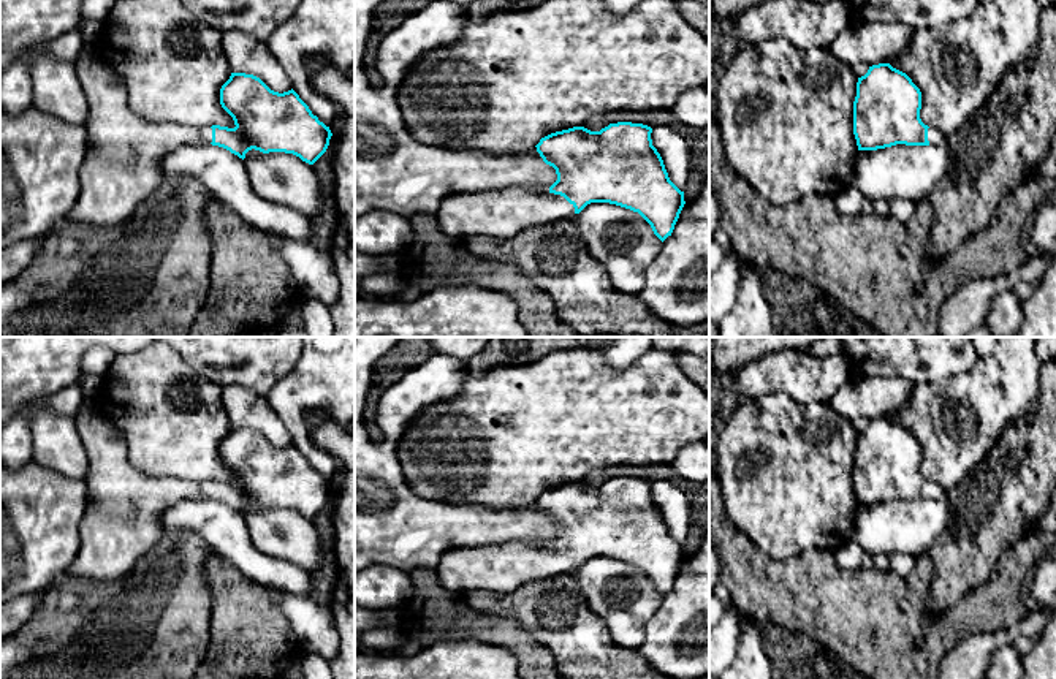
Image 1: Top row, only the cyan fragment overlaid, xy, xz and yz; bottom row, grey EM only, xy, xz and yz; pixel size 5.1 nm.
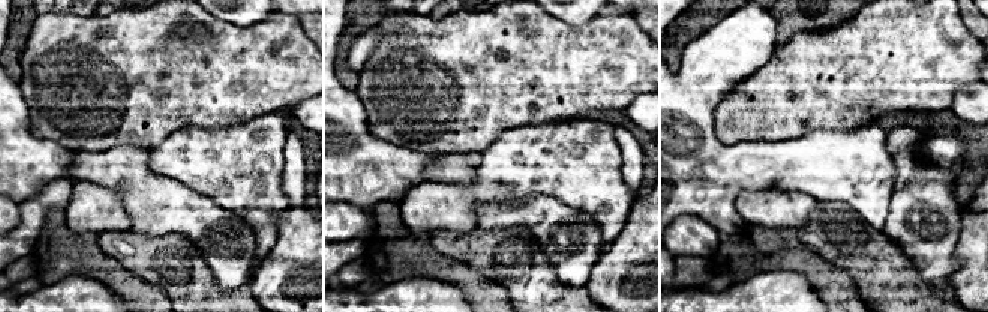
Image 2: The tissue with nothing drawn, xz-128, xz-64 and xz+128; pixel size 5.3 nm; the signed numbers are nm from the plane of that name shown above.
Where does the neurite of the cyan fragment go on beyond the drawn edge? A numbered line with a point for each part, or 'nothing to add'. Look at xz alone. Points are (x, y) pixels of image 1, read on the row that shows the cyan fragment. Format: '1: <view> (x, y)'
1: xz (501, 214)

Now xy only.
1: xy (121, 171)

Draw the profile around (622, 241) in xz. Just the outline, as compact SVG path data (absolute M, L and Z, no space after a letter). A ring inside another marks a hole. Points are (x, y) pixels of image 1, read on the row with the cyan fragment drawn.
M591 203L570 220L589 253L605 267L613 288L638 294L644 272L663 244L651 225L638 212L610 203Z

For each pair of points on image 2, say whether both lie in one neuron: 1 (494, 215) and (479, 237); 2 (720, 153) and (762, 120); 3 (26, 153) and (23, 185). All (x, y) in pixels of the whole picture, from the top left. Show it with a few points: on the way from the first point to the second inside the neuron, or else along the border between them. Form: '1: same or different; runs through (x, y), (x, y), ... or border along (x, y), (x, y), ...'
1: different; border along (477, 225), (483, 228), (519, 227)
2: different; border along (712, 129), (726, 144), (762, 143), (765, 140)
3: same; runs through (23, 161), (23, 177)

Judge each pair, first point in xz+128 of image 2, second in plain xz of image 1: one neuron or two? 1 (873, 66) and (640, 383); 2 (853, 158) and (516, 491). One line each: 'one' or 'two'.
1: one
2: two

